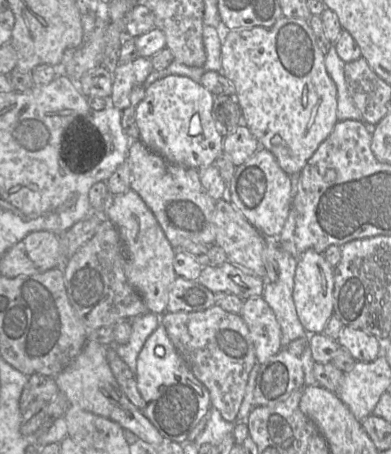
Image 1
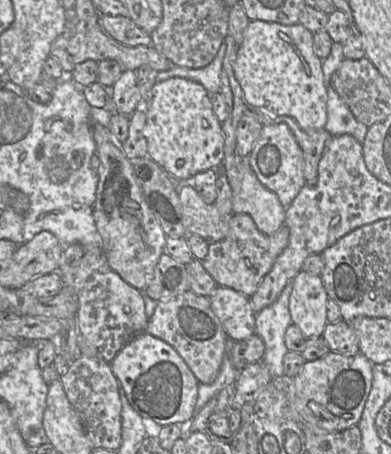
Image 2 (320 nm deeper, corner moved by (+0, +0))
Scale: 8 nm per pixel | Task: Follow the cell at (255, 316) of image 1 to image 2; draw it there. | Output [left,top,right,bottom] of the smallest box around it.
[209,286,256,341]

